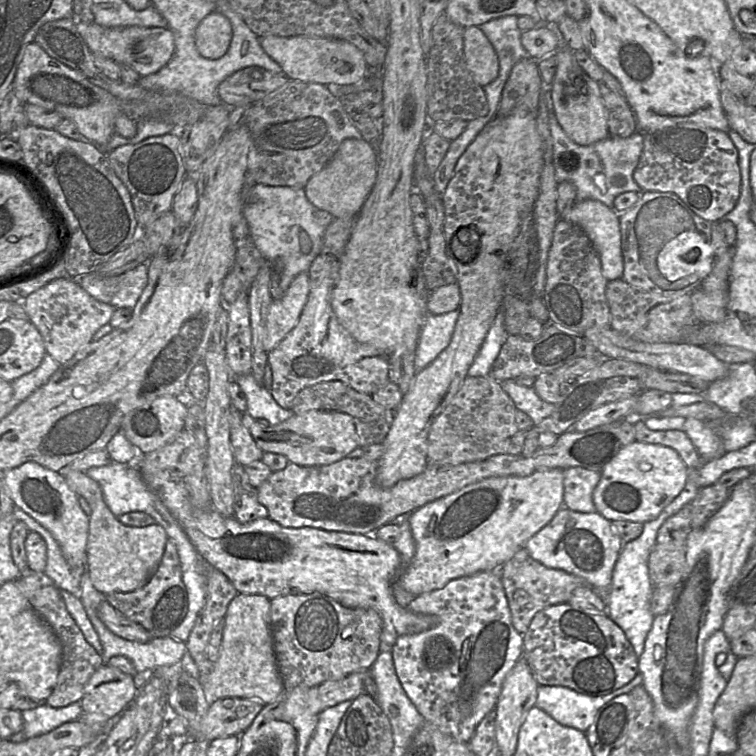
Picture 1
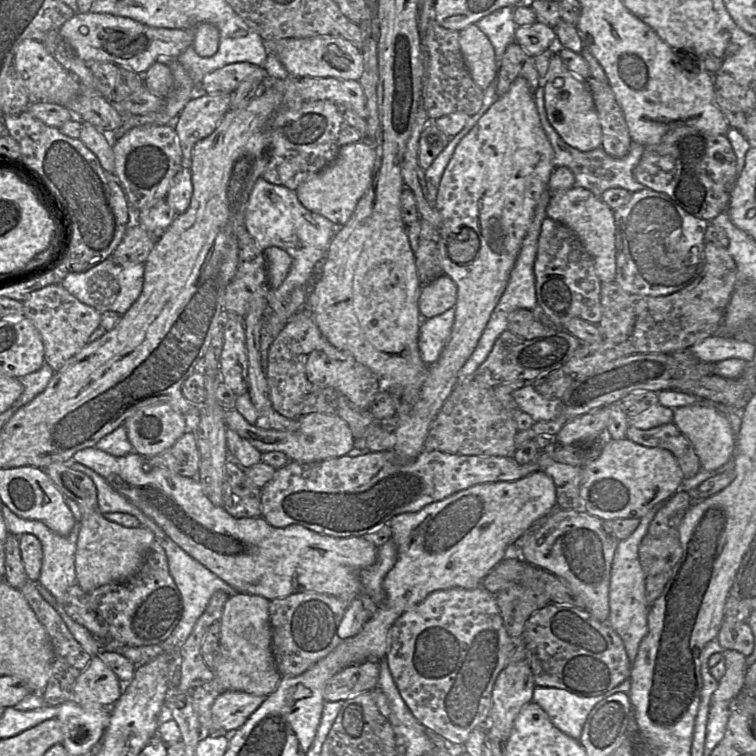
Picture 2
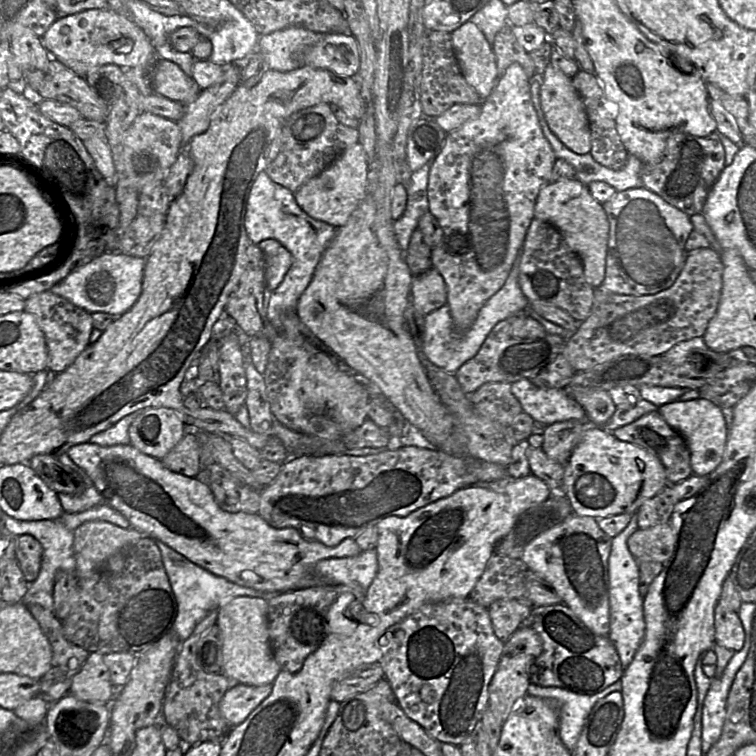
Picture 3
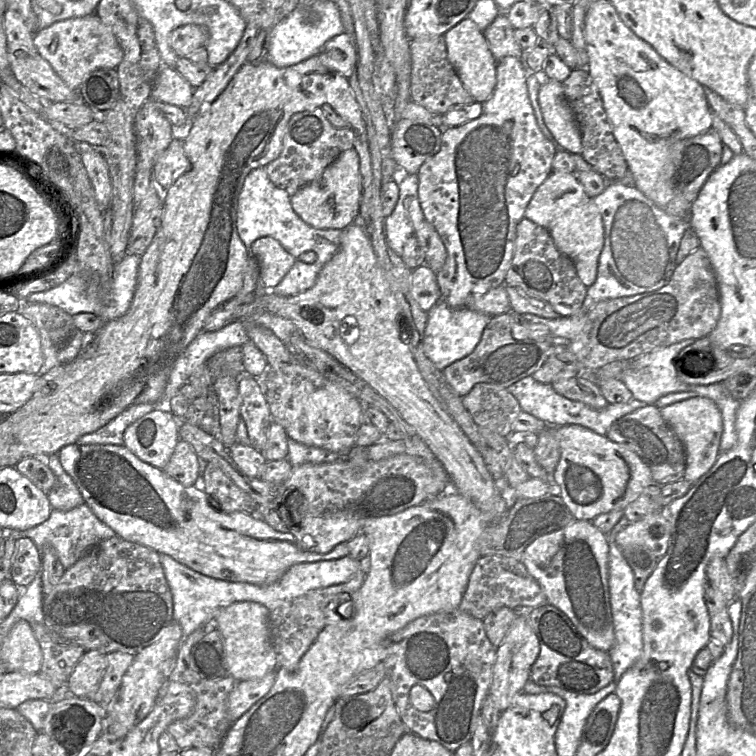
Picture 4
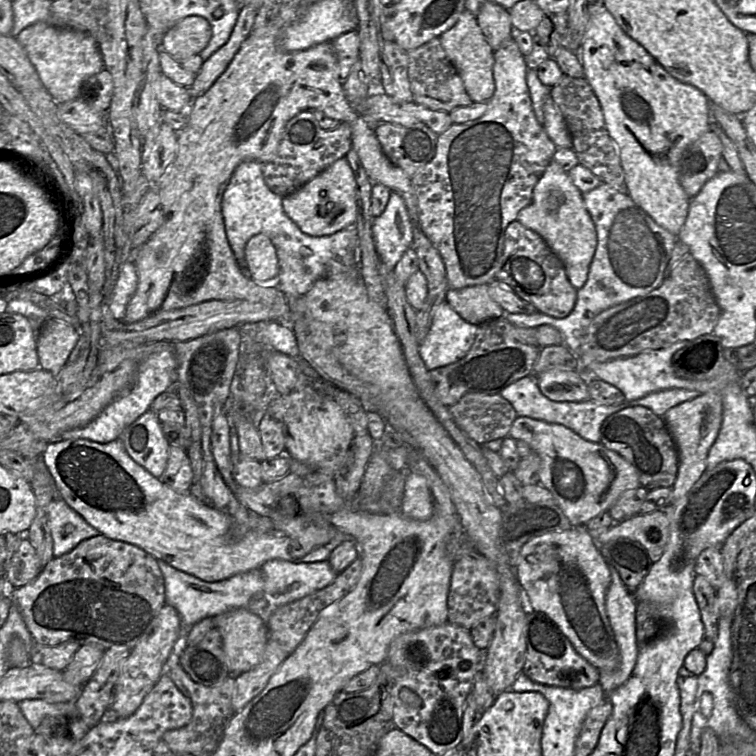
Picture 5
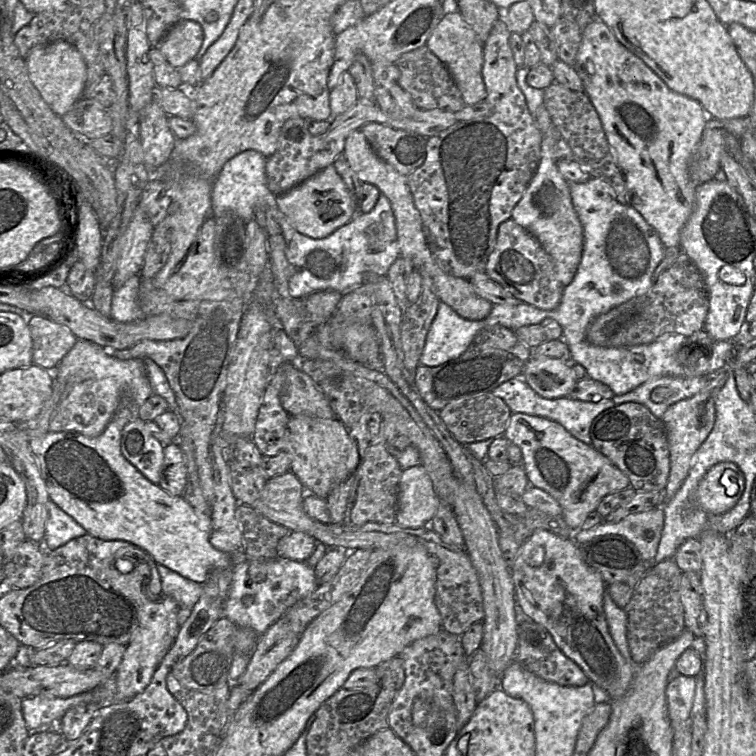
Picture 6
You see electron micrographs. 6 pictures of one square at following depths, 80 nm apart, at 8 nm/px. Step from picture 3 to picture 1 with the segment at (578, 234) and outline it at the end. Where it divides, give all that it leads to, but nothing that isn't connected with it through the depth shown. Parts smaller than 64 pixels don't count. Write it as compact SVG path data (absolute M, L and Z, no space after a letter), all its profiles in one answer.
M594 199L576 200L563 210L560 219L580 226L597 250L603 276L608 280L622 277L624 263L617 212Z

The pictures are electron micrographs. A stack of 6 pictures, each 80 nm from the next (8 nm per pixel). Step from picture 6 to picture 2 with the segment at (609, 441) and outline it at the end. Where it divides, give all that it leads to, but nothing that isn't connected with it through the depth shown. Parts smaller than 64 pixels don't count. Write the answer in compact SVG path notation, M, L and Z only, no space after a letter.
M674 423L647 430L629 426L626 438L646 447L669 450L675 456L684 478L692 477L700 470L700 461L693 444Z

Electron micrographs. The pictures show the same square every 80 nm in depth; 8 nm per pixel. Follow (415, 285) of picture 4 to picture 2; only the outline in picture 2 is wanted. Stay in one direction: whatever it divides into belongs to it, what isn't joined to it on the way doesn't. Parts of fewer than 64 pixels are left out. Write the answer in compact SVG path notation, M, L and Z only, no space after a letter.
M441 275L421 287L418 307L422 319L438 316L453 308L457 300L457 287L447 275Z

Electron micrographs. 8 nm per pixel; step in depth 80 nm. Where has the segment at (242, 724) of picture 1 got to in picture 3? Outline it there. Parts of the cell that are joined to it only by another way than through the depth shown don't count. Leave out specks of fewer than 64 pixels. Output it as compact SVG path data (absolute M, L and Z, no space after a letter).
M232 683L219 703L222 717L230 727L241 724L270 695L272 688L273 684L251 686Z

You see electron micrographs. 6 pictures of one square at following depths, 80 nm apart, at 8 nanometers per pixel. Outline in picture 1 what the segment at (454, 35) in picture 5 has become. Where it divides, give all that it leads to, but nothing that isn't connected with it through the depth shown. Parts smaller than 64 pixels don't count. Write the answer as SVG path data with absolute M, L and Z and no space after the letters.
M478 26L465 28L463 51L466 66L481 87L493 82L499 74L495 48Z

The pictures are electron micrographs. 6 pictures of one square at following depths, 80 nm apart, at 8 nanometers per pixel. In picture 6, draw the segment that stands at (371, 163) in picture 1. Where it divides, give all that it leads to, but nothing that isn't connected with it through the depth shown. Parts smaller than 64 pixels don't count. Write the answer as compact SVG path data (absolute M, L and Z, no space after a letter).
M333 164L315 173L286 193L276 196L276 204L299 233L313 239L329 236L355 216L351 194Z

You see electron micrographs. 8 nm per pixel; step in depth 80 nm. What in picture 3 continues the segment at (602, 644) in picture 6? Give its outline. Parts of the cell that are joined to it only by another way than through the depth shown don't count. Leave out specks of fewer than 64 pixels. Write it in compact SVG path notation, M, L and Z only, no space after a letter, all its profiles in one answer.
M572 513L561 523L542 532L530 541L520 559L549 582L577 617L595 634L610 632L608 559L612 538L591 516Z

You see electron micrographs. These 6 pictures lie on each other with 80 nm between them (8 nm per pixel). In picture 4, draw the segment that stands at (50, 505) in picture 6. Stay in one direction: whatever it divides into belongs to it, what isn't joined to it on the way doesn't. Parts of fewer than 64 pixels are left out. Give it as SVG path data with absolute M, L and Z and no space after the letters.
M83 503L67 511L53 509L49 518L43 523L22 531L4 530L4 537L5 536L11 536L14 539L28 537L33 540L39 548L51 546L55 549L61 564L65 568L69 568L81 557L81 547L79 547L81 537L94 536L99 538L99 540L105 540L114 537L115 533L110 527L101 522L90 508Z

